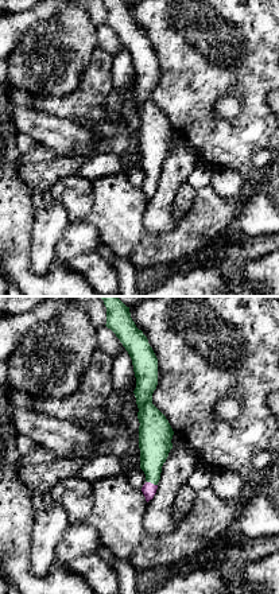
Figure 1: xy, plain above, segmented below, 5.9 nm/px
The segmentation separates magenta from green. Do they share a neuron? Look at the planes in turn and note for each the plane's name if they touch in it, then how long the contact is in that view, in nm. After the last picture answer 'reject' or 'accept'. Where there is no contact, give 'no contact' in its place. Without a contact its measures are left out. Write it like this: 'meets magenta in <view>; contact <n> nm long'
meets magenta in xy; contact 70 nm long

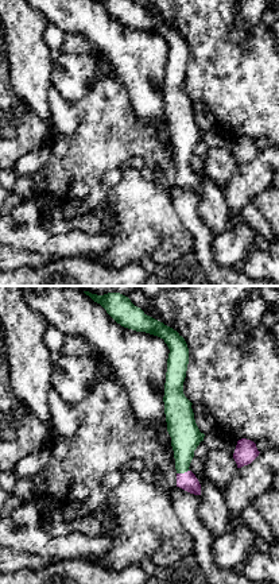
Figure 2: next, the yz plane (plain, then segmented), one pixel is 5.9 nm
meets magenta in yz; contact 80 nm long

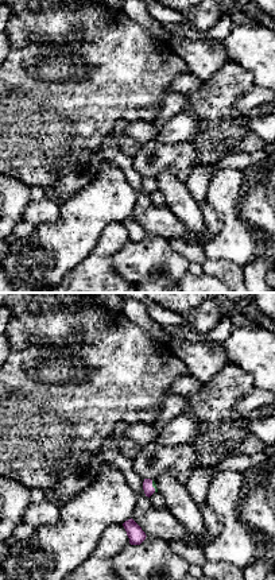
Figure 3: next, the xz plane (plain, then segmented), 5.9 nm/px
meets magenta in xz; contact 80 nm long

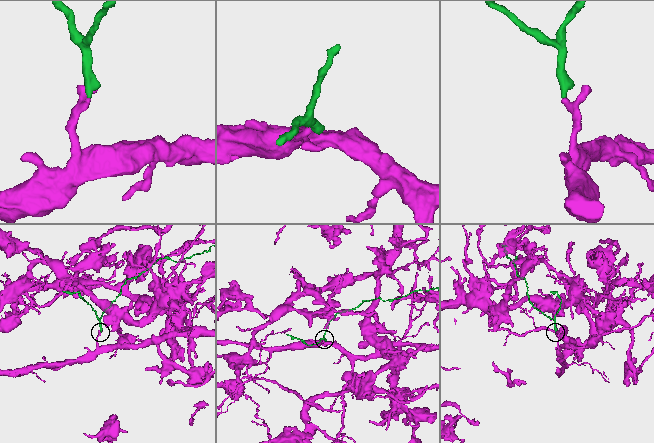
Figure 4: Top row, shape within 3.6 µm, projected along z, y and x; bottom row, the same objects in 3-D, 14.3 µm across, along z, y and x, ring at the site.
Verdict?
accept

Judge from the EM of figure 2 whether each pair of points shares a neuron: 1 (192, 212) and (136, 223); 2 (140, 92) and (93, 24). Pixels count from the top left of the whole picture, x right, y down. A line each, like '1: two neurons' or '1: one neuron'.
1: two neurons
2: one neuron

